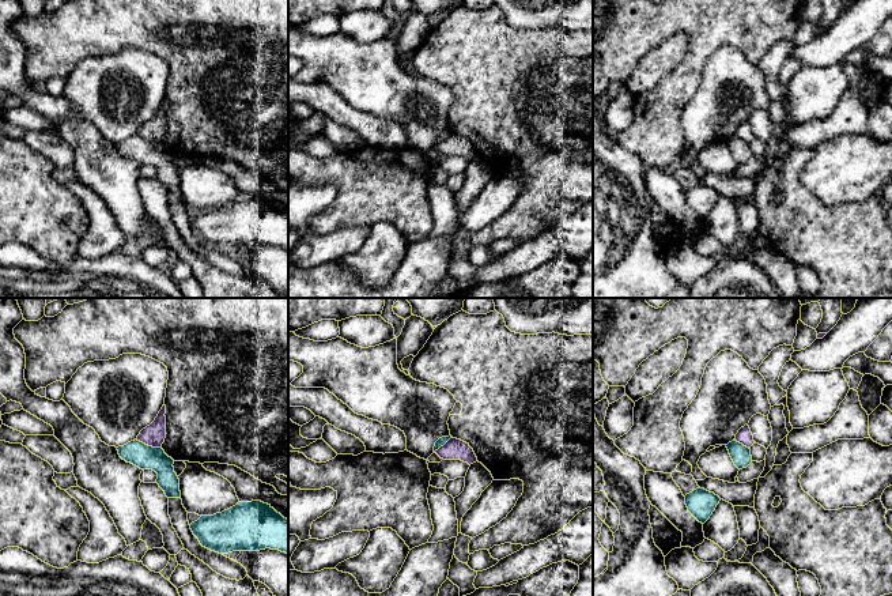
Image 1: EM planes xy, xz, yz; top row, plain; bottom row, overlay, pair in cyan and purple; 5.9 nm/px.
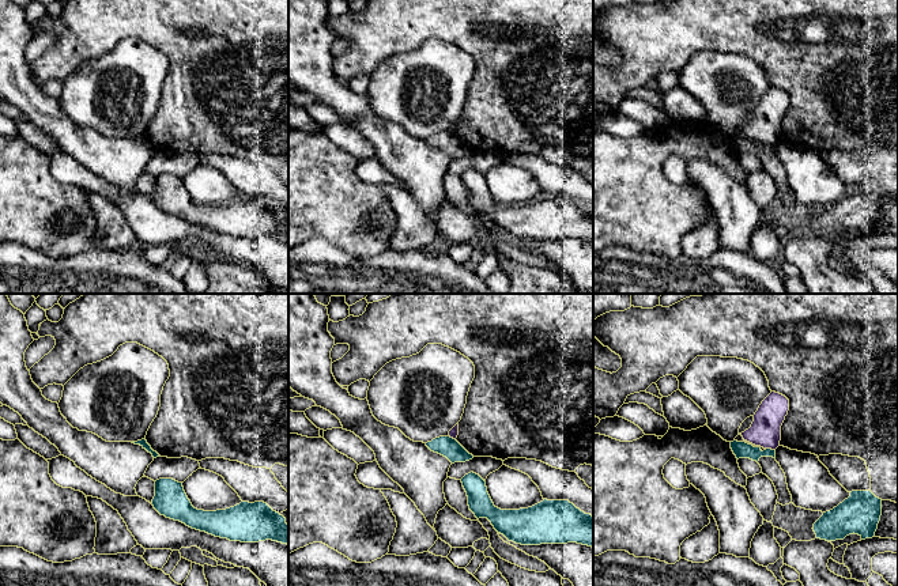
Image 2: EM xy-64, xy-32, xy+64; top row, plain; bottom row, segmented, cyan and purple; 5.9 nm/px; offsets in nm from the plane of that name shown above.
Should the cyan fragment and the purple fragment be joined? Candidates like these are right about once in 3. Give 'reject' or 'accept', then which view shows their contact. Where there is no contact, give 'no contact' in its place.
reject | xy

